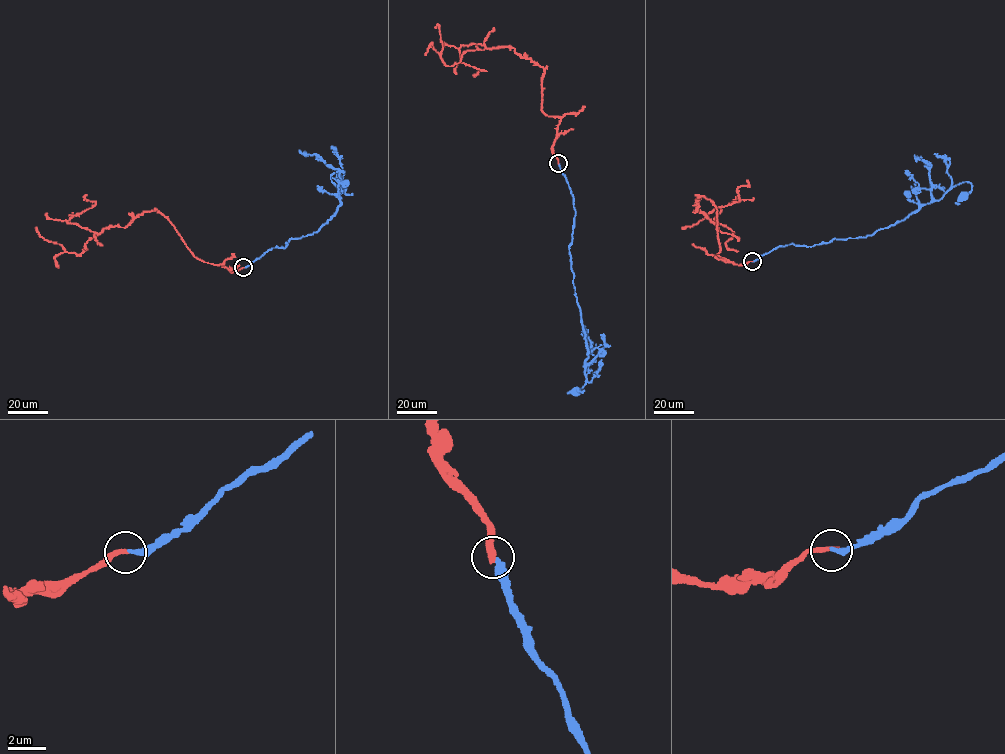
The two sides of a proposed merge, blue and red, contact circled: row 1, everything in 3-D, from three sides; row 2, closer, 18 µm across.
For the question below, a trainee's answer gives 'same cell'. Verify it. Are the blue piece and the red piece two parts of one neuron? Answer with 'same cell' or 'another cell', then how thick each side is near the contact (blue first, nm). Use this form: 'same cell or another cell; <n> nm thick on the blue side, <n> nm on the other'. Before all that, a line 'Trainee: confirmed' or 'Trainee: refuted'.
Trainee: refuted
another cell; 320 nm thick on the blue side, 320 nm on the other

